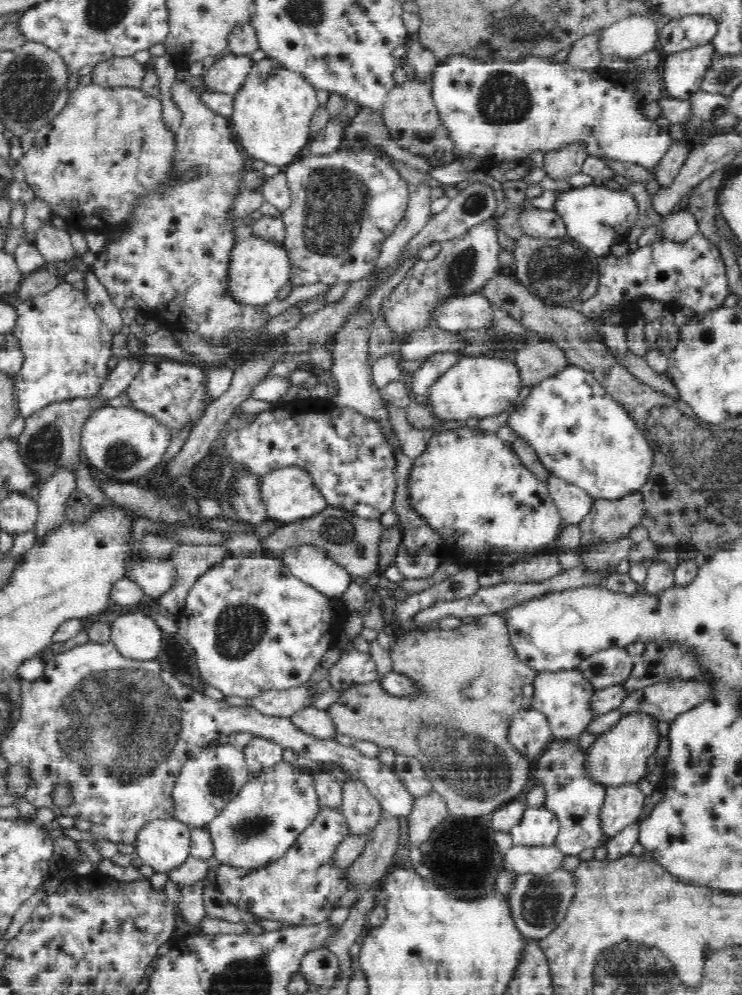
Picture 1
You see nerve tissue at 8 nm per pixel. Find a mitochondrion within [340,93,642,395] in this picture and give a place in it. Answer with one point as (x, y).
(554, 271)

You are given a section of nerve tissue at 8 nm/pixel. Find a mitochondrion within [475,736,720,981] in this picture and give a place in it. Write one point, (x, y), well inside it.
(539, 905)

